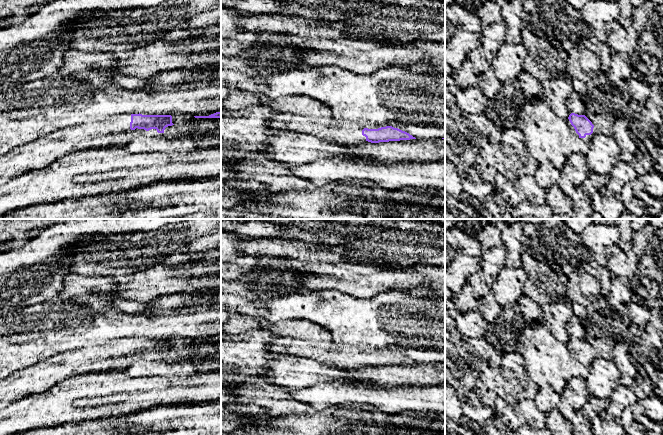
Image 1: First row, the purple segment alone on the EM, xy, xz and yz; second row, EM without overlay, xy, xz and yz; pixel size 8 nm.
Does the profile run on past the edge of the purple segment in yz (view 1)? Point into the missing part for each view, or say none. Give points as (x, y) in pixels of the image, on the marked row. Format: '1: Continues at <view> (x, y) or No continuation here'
1: Continues at yz (588, 138)

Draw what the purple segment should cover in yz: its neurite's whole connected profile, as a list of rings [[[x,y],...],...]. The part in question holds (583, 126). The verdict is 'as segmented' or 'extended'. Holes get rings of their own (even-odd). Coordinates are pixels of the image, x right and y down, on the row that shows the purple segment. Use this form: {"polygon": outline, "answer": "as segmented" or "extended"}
{"polygon": [[[571,113],[567,118],[567,124],[573,134],[587,144],[596,133],[594,125],[585,115]]], "answer": "extended"}

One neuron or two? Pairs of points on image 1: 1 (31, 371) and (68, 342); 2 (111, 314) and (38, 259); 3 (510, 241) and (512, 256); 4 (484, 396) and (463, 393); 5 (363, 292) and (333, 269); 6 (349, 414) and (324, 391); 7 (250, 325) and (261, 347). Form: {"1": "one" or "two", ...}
{"1": "two", "2": "two", "3": "one", "4": "two", "5": "one", "6": "two", "7": "two"}

